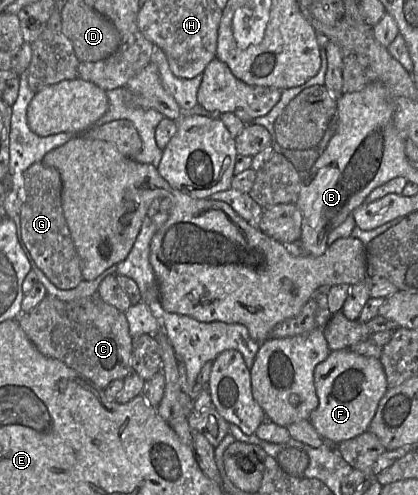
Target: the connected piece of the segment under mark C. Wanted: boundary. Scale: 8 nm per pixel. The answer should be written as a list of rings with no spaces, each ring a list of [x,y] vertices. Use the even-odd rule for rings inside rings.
[[[46,294],[37,306],[21,313],[18,321],[26,336],[42,355],[63,362],[100,389],[104,389],[114,380],[124,379],[131,371],[133,338],[129,333],[125,313],[104,302],[98,295],[63,301]]]

